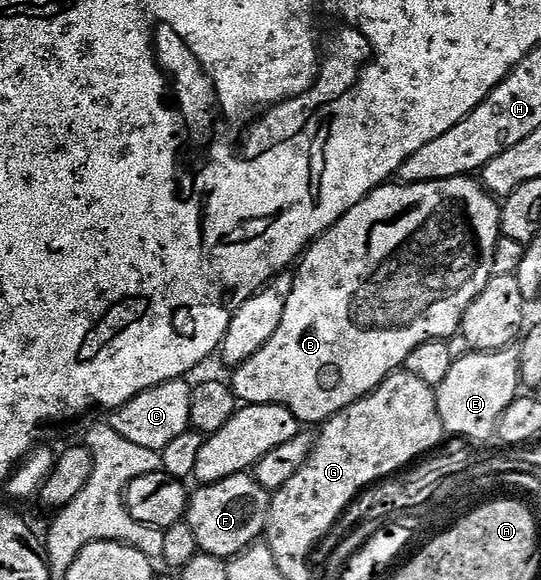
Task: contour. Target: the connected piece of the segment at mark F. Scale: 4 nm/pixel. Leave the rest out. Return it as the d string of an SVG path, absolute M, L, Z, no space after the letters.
M238 472L216 484L204 484L190 493L186 524L197 537L200 553L230 561L266 533L272 493L262 488L247 472Z

